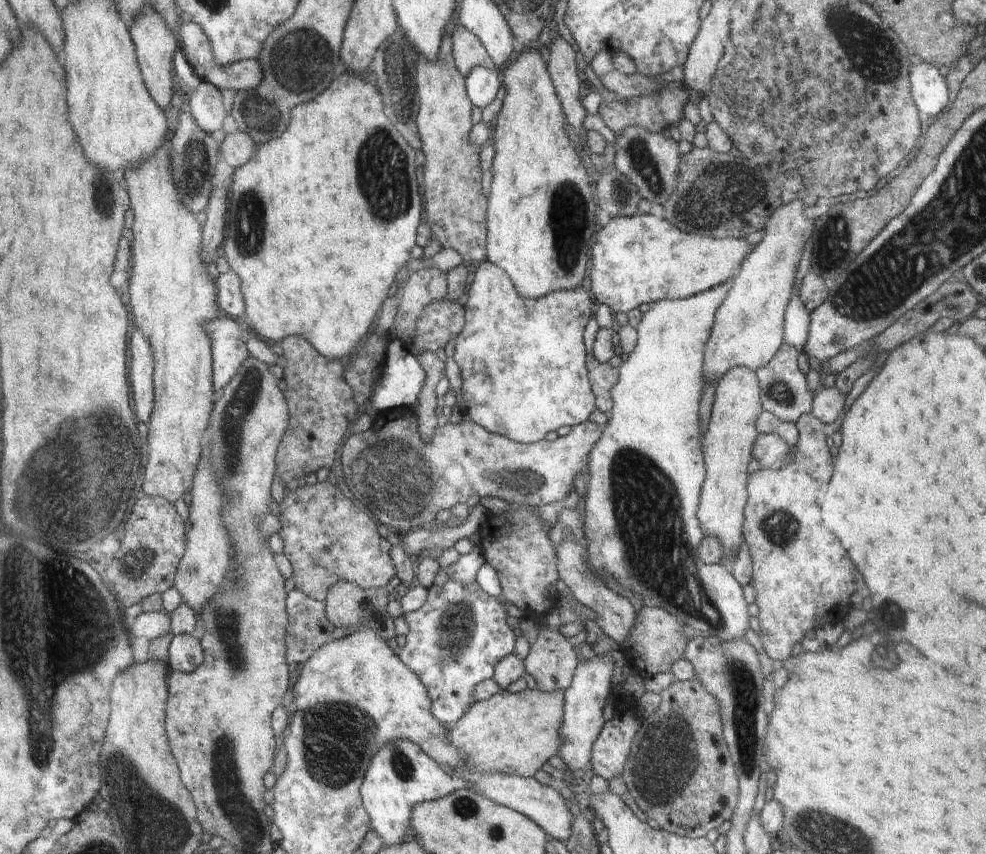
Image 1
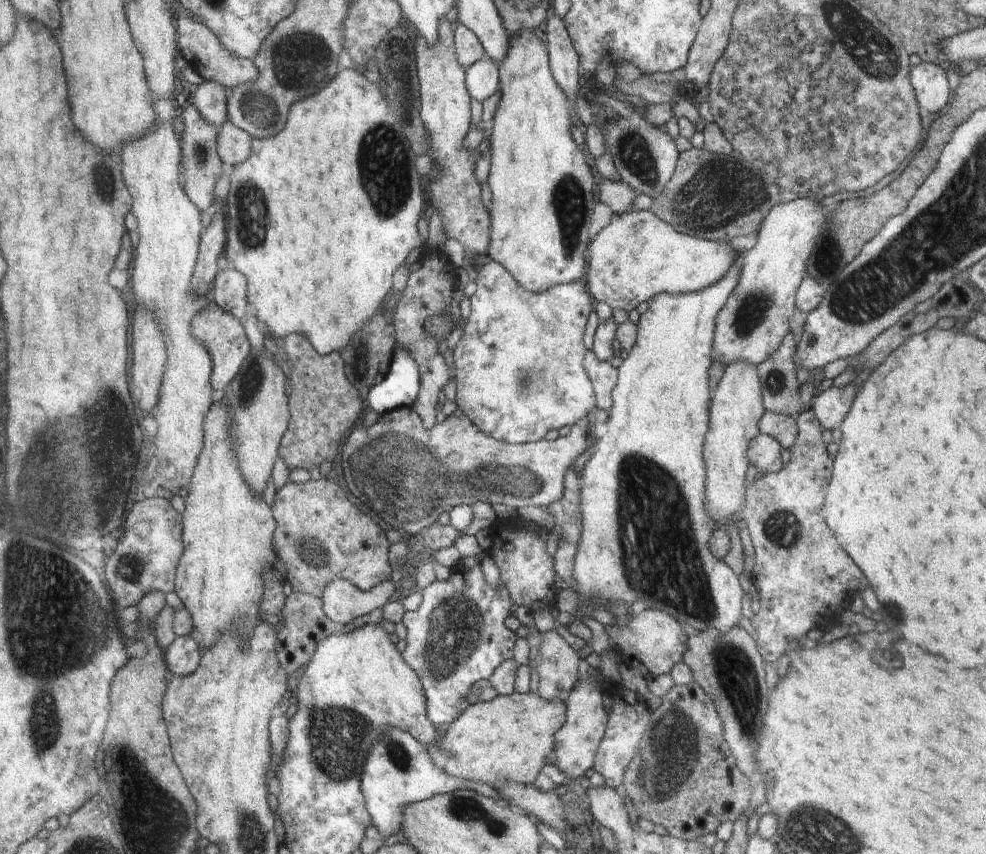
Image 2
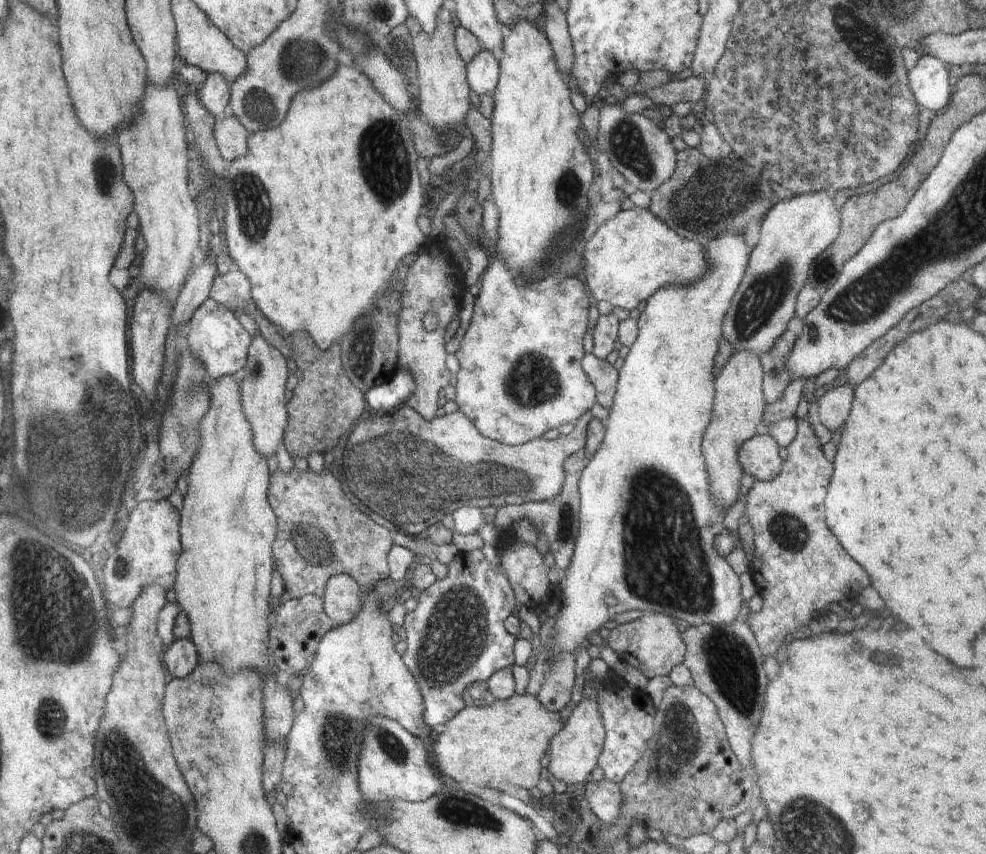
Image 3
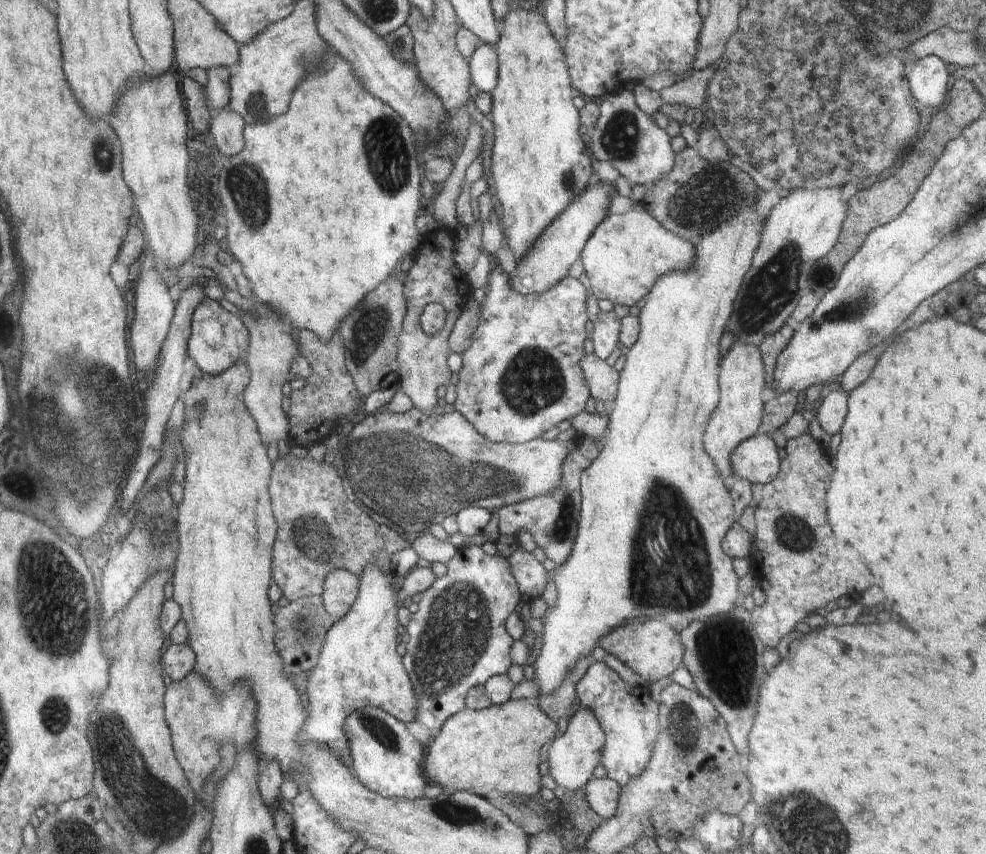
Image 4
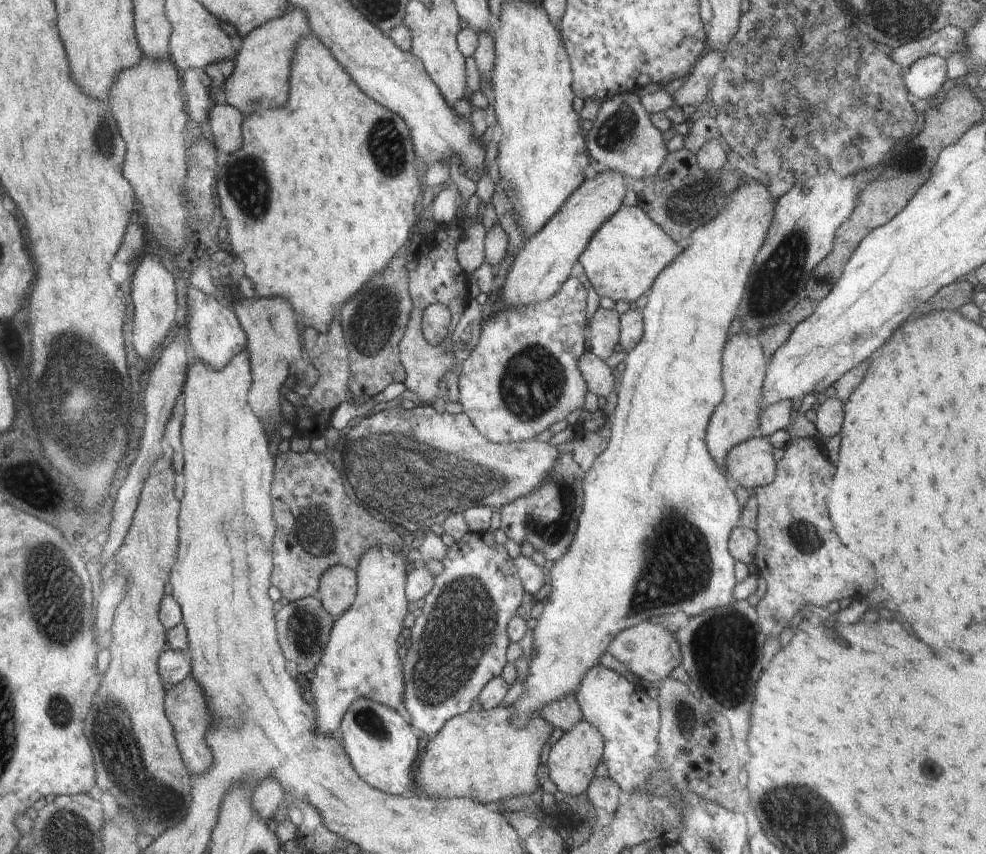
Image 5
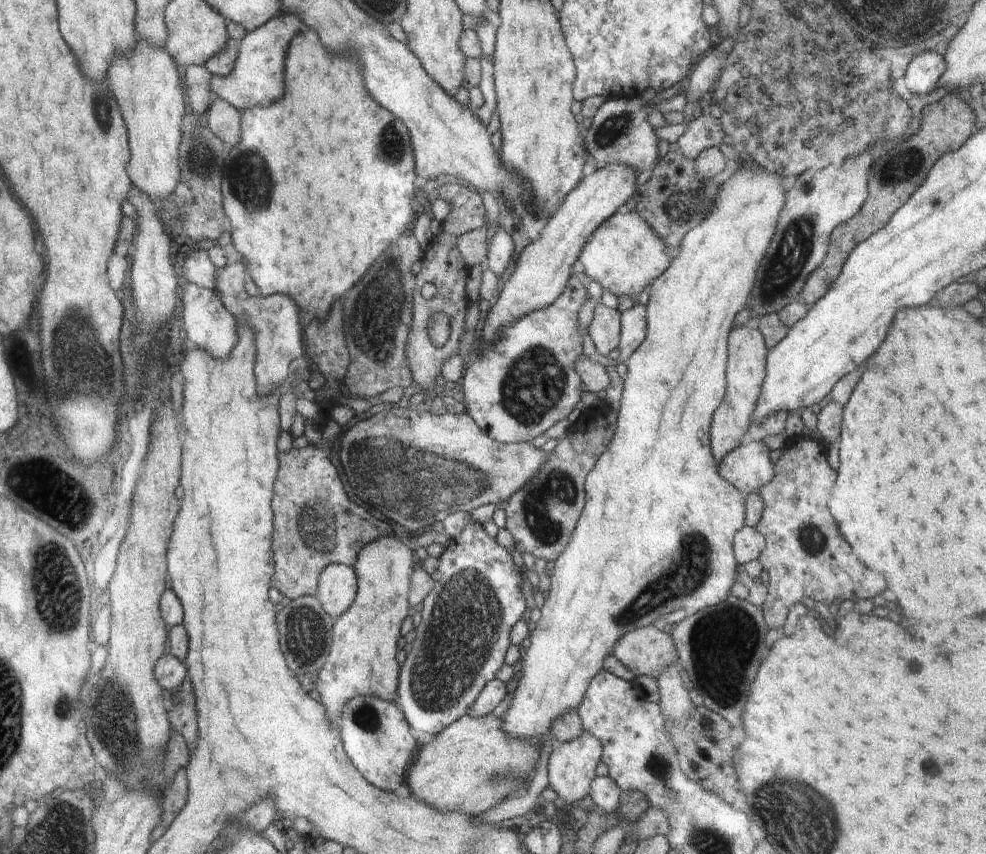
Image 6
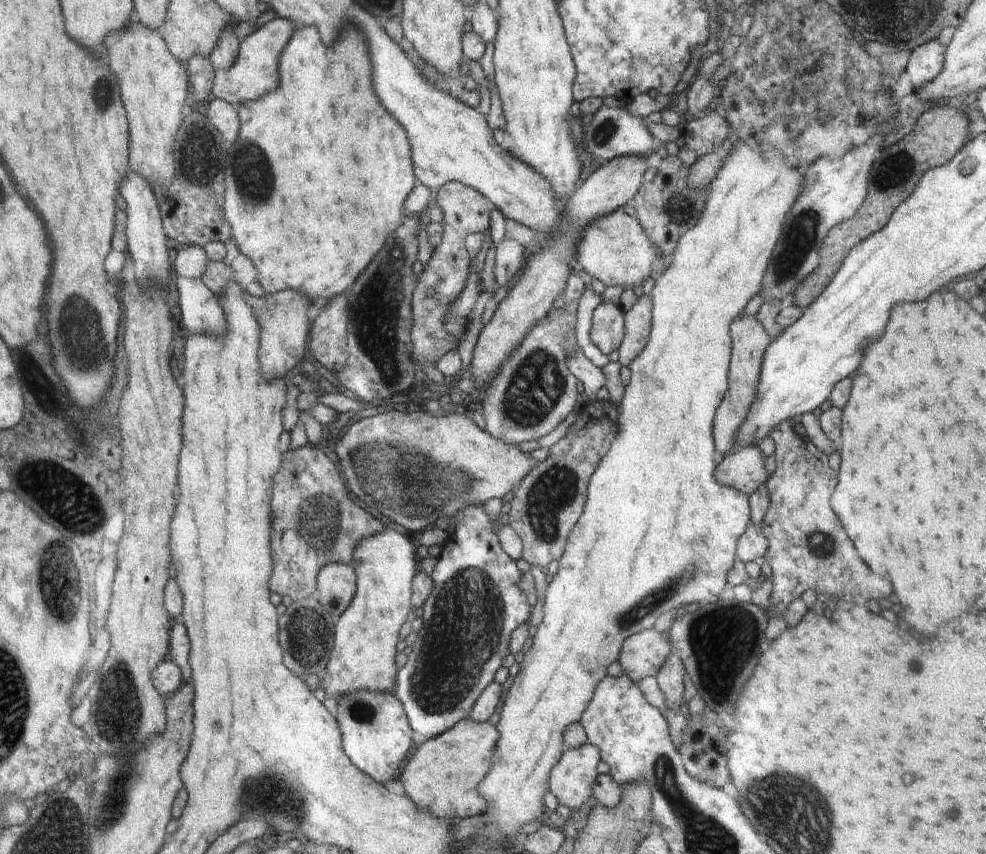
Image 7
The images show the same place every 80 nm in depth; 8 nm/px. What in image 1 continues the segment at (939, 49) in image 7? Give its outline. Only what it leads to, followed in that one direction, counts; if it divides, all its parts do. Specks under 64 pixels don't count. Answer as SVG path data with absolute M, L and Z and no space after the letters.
M920 63L914 67L914 98L918 110L922 111L924 118L936 117L948 104L948 85L945 79L945 70Z

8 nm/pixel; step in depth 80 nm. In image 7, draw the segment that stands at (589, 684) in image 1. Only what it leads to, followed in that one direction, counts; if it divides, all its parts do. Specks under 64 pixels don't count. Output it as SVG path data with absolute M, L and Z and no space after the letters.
M590 742L563 753L550 773L550 792L556 796L559 804L573 809L588 802L600 776L596 771L600 760L601 752Z

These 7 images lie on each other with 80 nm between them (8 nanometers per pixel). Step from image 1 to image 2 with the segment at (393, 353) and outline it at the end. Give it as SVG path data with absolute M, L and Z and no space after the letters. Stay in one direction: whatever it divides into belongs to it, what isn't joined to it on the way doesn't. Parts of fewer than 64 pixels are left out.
M397 344L395 347L394 356L392 359L391 369L385 376L384 380L374 385L367 396L367 406L369 410L374 410L378 414L384 414L389 410L394 410L400 407L410 407L416 400L420 386L420 371L418 365L406 354Z

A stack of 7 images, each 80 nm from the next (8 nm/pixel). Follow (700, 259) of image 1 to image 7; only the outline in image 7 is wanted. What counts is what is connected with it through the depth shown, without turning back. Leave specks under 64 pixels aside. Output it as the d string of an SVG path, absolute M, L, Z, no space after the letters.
M622 208L589 222L579 234L575 250L574 258L592 278L597 278L607 287L625 286L626 289L642 284L651 276L652 266L660 258L660 252L652 244L642 222L624 213Z

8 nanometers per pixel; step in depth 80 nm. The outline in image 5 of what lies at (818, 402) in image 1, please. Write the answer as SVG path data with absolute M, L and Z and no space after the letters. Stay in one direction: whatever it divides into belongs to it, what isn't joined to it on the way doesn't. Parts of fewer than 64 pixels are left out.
M825 394L820 399L820 407L817 410L815 426L824 440L840 435L845 416L845 404L833 394Z

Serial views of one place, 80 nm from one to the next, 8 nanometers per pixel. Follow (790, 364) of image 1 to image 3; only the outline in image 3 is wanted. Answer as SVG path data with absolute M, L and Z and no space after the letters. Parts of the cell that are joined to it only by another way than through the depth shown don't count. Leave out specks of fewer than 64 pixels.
M786 329L781 338L769 352L762 353L759 358L765 367L765 395L766 402L773 403L780 398L790 380L789 372L786 370L785 360L791 353L797 336L793 331Z

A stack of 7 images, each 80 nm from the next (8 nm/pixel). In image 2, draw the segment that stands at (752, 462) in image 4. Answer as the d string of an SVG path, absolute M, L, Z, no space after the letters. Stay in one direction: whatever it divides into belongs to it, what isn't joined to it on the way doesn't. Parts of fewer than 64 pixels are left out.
M762 433L760 437L753 438L746 454L759 475L784 469L782 446L773 436Z

